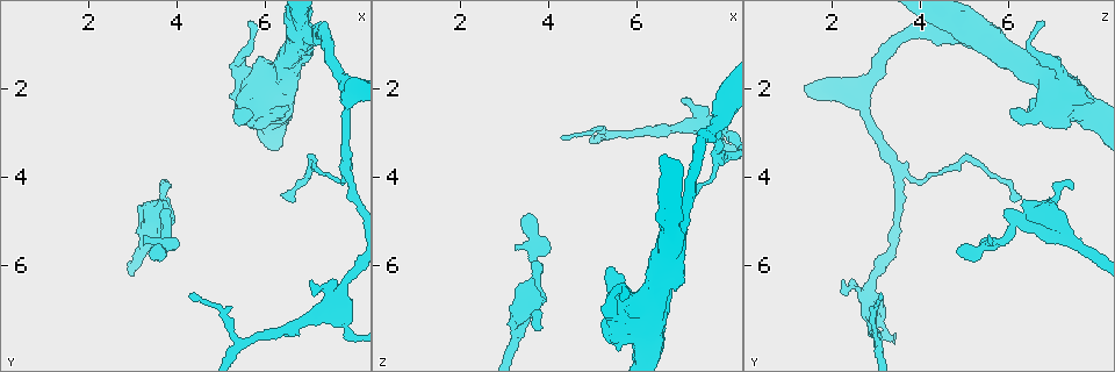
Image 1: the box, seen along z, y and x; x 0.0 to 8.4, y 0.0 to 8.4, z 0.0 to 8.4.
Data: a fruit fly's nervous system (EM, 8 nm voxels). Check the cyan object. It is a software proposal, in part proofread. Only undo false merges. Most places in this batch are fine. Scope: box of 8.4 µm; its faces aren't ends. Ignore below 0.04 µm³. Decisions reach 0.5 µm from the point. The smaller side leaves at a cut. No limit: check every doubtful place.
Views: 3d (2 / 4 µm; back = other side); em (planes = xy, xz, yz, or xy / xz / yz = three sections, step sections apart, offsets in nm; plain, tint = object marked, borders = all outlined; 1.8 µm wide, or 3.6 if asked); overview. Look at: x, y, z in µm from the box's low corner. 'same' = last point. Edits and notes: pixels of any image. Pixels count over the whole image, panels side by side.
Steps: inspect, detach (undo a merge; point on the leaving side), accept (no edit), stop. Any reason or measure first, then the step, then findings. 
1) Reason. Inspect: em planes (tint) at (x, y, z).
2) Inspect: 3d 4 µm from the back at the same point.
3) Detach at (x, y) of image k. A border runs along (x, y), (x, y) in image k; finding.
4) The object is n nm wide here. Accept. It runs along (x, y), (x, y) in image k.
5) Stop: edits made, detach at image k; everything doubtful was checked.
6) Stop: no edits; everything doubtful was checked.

Three arms meet. Inspect: 3d 4 µm from the back at (7.80, 2.05, 2.75).

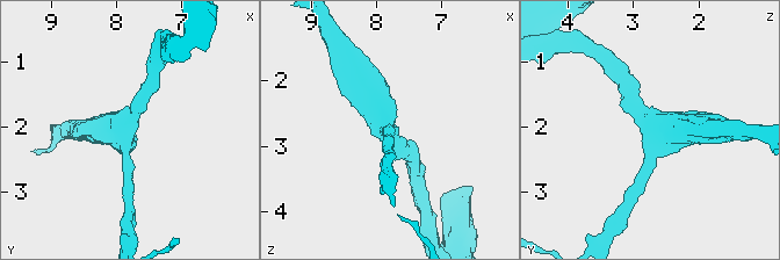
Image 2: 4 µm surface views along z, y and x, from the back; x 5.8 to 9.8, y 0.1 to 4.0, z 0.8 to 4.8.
3 arms meet here; the arms are 190, 240, 480 nm wide. Inspect: em 3.6 µm xz step 16 (tint) at (7.85, 2.00, 2.80).

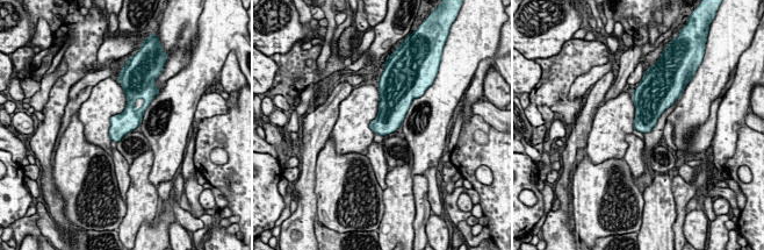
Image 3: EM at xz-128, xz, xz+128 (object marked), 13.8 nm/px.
Cut it another way. Inspect: em 3.6 µm planes (tint) at the same point.

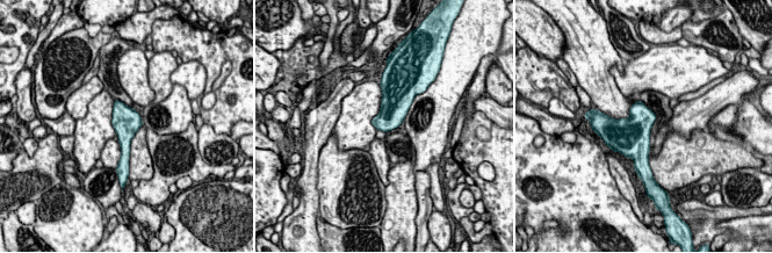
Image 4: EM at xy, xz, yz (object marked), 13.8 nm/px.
Accept. Continuous, no second neuron.

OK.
Thick turns thin. Inspect: em 3.6 µm xy step 4 (tint) at (6.80, 0.65, 5.00).

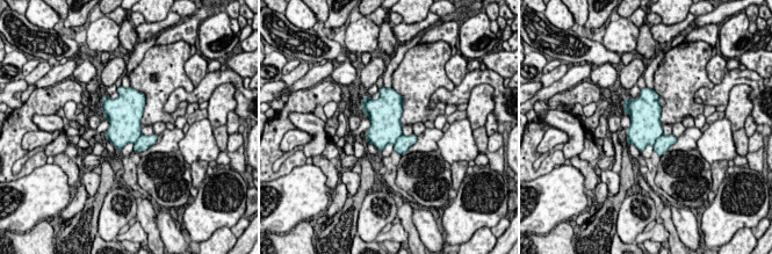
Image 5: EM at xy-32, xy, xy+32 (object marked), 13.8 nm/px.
Accept. Continuous, no second neuron.

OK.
Sharp bend. Inspect: em xy step 8 (tint) at (3.75, 5.00, 6.30).

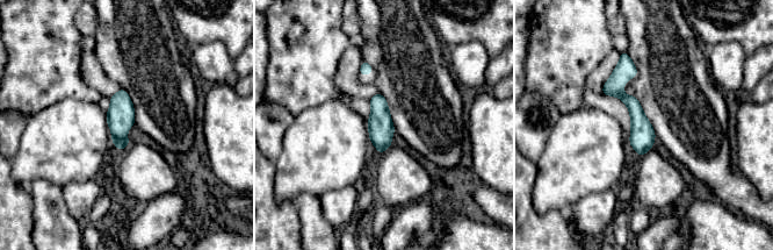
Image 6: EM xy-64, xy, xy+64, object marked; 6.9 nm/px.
Cut it another way. Inspect: em planes (tint) at the same point.

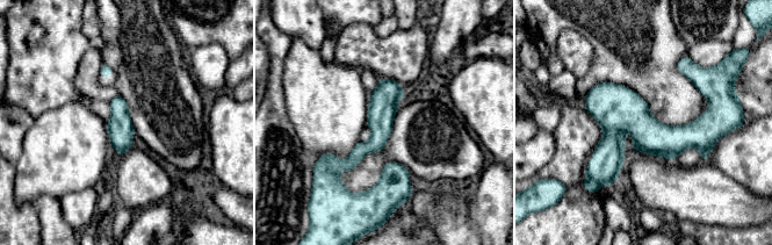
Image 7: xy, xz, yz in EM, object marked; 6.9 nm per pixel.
The object is 180 nm wide here. Accept. It runs along (714, 119), (695, 135), (626, 128), (590, 166) in image 7; all the same neuron.

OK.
Stop: no edits; everything doubtful was checked.

